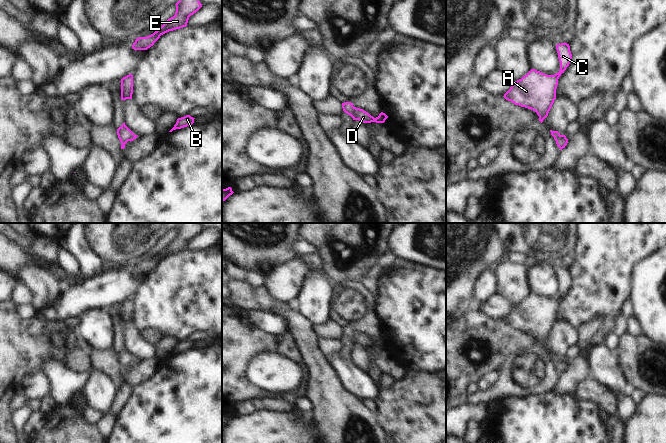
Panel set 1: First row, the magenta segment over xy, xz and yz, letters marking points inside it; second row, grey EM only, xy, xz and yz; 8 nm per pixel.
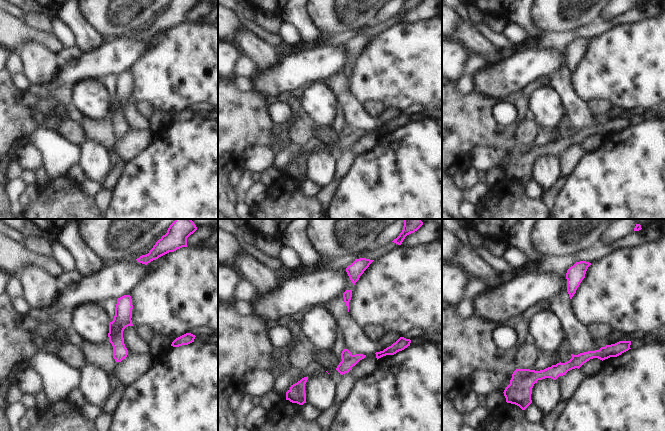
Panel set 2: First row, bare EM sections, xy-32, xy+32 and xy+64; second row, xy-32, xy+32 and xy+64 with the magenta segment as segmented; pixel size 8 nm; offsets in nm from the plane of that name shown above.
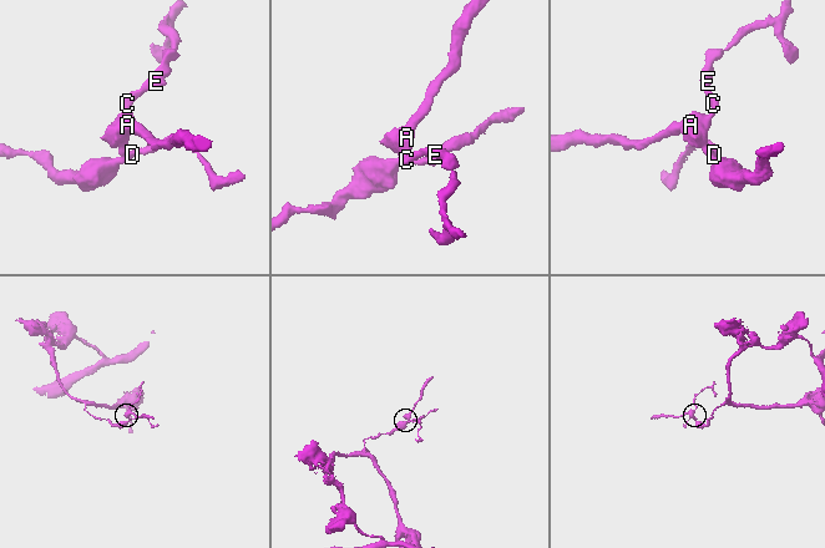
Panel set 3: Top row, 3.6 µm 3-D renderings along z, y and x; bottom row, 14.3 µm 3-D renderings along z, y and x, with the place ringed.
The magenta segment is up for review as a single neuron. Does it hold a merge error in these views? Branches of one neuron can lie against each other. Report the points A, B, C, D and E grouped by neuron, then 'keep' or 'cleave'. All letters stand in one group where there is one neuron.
A C E / B D; cleave

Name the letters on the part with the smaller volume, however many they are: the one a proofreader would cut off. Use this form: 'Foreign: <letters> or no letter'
Foreign: A, C, E

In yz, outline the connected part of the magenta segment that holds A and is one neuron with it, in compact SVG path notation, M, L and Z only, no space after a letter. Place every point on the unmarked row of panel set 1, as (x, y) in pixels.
M565 266L557 268L556 274L560 286L558 297L547 299L531 293L521 303L514 305L510 313L503 320L515 329L535 335L541 347L548 340L556 323L558 303L572 284L569 268Z

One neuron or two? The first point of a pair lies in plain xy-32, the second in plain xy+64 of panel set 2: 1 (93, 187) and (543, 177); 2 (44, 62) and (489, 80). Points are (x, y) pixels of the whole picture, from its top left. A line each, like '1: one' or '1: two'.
1: two
2: two

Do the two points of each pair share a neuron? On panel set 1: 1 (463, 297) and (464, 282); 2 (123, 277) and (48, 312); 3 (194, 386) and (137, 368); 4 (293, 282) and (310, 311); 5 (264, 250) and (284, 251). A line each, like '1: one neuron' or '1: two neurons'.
1: one neuron
2: one neuron
3: two neurons
4: two neurons
5: one neuron

